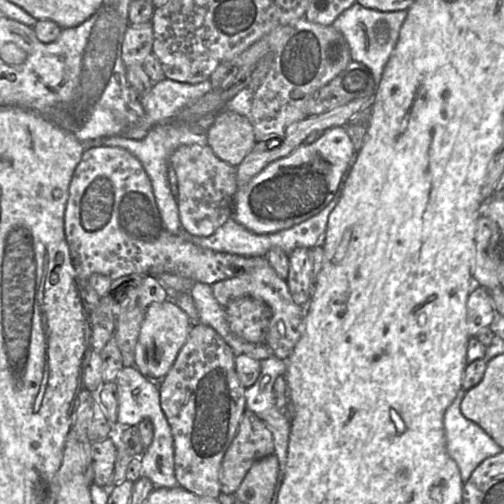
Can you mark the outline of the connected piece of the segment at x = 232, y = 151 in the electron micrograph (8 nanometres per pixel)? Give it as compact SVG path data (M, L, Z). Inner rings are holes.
M228 109L214 115L214 122L207 132L207 146L227 164L237 167L255 145L253 128L248 117L241 116Z

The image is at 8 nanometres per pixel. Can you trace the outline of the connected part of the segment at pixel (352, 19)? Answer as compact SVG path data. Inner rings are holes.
M355 2L332 24L346 39L352 60L366 65L371 70L376 86L382 80L384 68L396 46L406 17L407 10L381 12L365 8Z

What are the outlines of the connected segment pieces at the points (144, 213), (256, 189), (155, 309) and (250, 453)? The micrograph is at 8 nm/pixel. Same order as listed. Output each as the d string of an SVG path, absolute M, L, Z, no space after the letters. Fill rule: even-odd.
M94 147L84 151L70 186L64 215L65 236L79 281L99 273L112 281L130 274L159 275L172 273L194 282L213 283L233 278L253 267L256 257L216 252L198 246L186 231L170 233L160 216L151 181L139 160L125 149Z
M343 126L324 131L313 143L300 144L289 155L271 162L245 186L238 188L234 197L232 217L256 234L275 233L309 219L334 198L353 153L353 143Z
M171 299L151 304L145 312L136 349L135 367L152 381L161 381L174 364L192 328L192 320Z
M246 409L221 462L221 492L227 495L235 494L251 466L272 454L274 441L271 431L254 412Z

